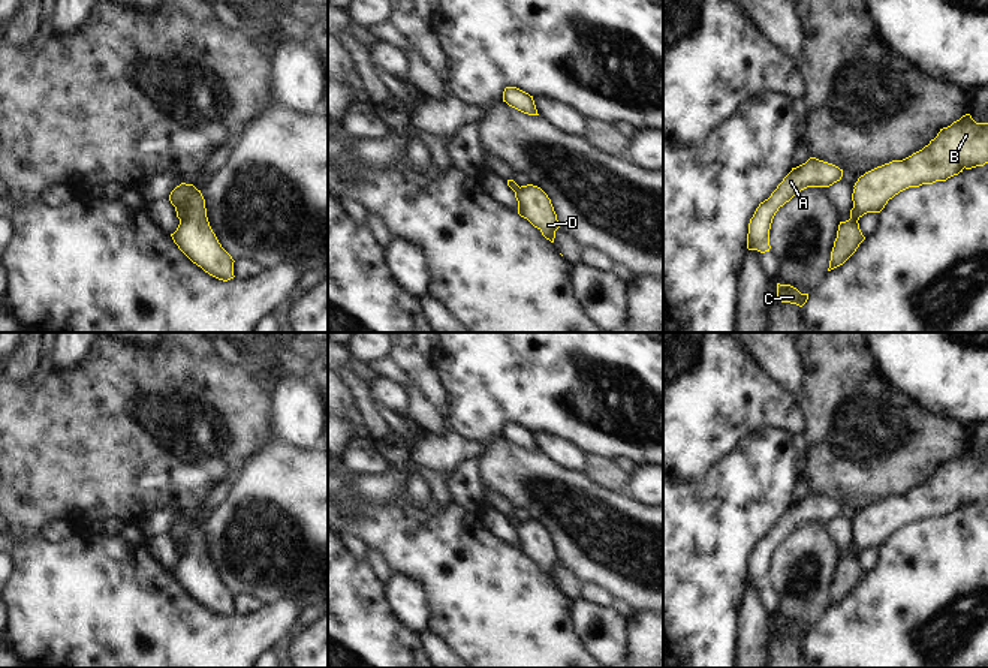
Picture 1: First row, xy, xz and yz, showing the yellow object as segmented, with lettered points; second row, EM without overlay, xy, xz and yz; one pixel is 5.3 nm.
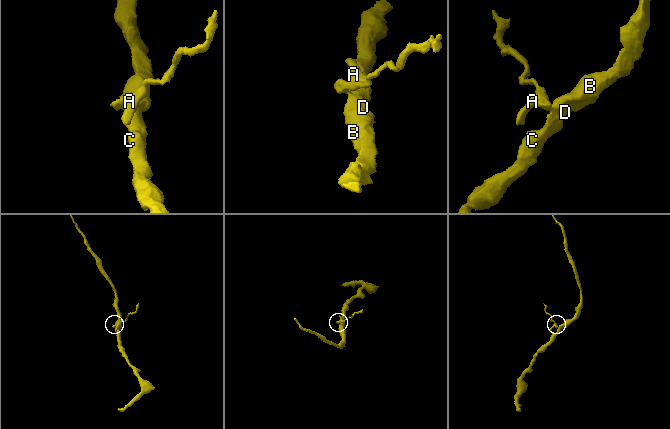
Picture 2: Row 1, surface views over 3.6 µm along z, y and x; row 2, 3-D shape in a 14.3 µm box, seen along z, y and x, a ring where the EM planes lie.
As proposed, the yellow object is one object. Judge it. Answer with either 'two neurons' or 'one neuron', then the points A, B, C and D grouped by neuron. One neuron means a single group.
two neurons; groups A / B C D

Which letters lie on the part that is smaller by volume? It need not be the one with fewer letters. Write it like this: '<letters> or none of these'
A

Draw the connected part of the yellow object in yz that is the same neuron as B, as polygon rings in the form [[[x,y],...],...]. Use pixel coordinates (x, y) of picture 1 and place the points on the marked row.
[[[966,114],[951,126],[940,129],[937,136],[922,150],[903,160],[892,160],[861,175],[852,193],[856,217],[840,222],[828,271],[843,265],[865,240],[858,223],[864,214],[880,213],[889,199],[909,187],[946,181],[963,172],[964,168],[972,169],[985,163],[988,163],[988,123],[976,123],[970,114]]]

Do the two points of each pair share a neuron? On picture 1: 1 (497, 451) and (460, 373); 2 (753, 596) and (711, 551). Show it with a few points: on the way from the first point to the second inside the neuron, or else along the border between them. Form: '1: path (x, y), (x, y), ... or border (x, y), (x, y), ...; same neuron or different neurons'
1: border (502, 435), (485, 444); different neurons
2: border (749, 586), (738, 625); different neurons

